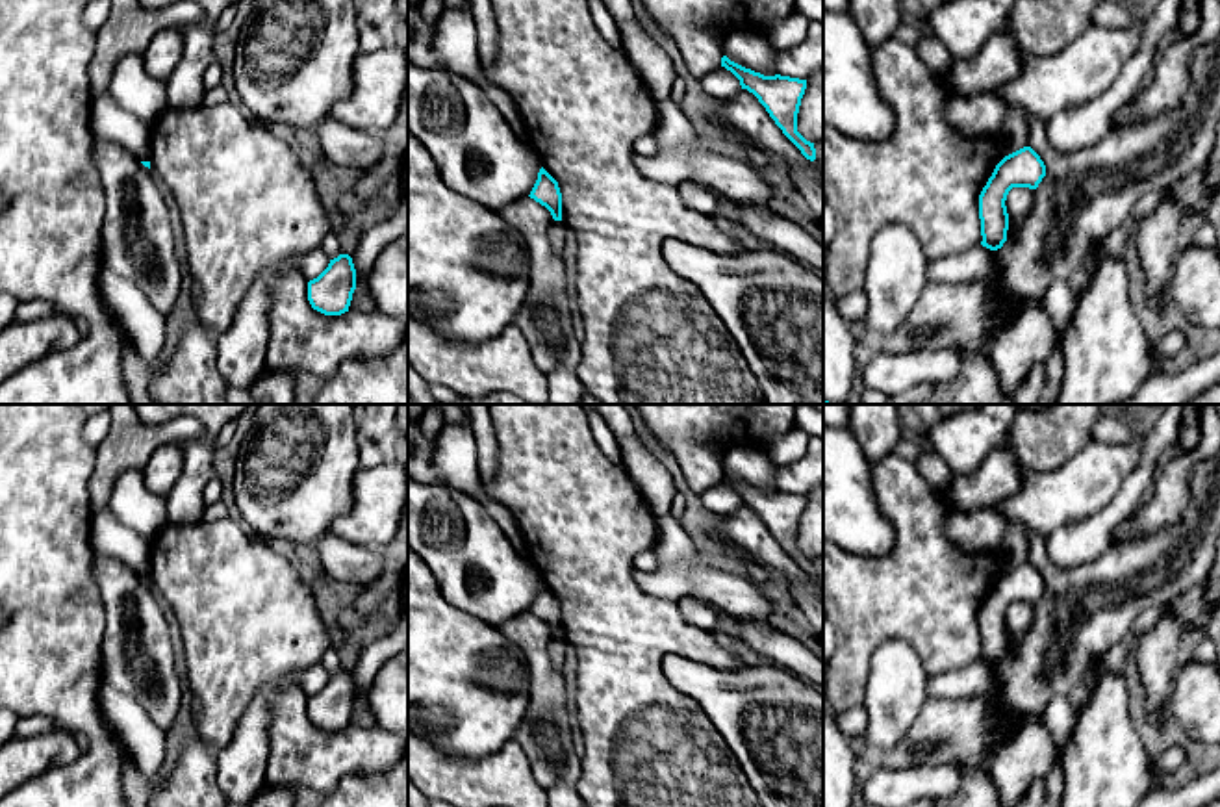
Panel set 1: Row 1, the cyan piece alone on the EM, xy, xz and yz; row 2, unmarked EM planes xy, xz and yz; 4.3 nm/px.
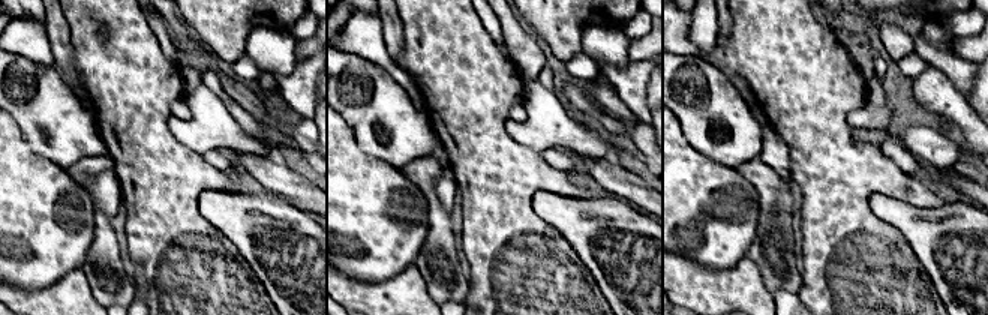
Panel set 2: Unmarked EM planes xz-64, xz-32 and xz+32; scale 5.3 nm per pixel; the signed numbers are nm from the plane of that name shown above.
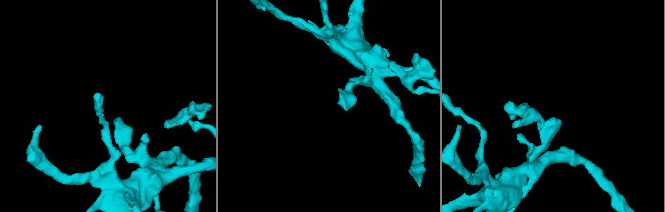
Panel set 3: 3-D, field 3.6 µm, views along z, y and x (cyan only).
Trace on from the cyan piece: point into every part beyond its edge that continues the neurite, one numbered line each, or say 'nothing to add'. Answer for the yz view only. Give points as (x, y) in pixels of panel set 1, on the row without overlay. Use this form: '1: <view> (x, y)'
nothing to add

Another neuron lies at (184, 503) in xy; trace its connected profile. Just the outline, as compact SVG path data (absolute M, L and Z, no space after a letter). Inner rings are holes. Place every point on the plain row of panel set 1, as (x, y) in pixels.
M211 440L184 445L184 468L165 495L167 523L195 523L204 514L204 493L215 484L215 449Z

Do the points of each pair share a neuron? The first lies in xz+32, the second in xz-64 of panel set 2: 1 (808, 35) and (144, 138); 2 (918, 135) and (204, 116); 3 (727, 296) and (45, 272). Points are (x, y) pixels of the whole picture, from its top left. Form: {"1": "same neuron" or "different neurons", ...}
{"1": "same neuron", "2": "same neuron", "3": "different neurons"}

